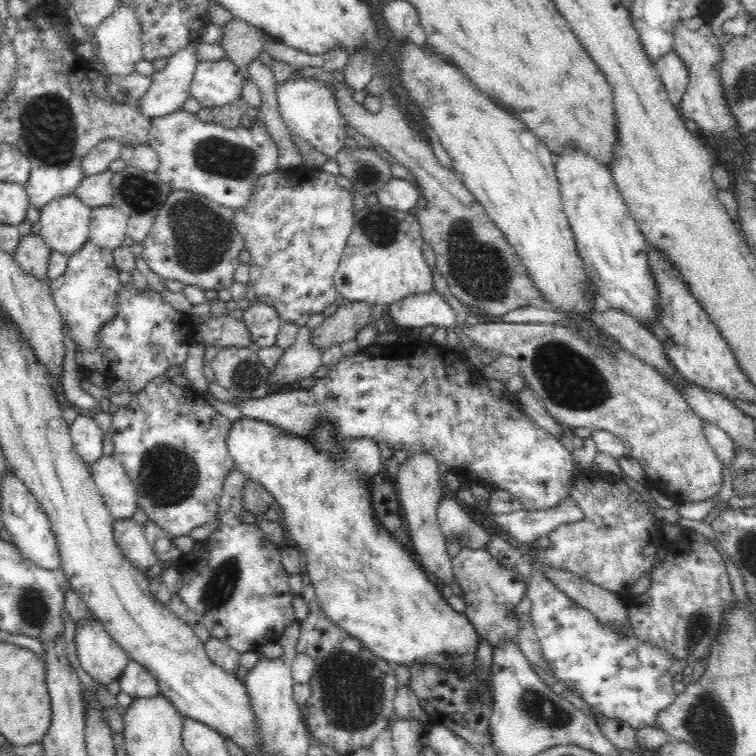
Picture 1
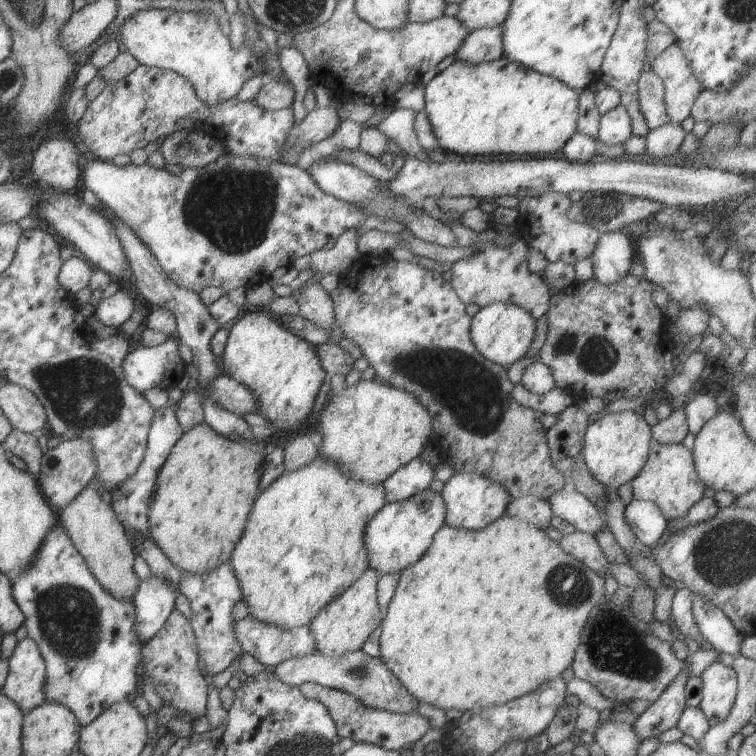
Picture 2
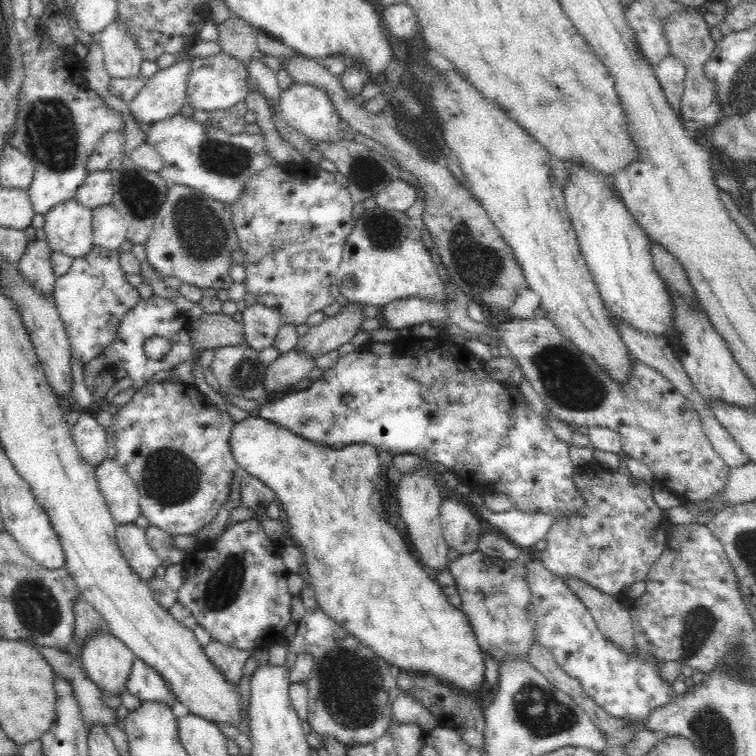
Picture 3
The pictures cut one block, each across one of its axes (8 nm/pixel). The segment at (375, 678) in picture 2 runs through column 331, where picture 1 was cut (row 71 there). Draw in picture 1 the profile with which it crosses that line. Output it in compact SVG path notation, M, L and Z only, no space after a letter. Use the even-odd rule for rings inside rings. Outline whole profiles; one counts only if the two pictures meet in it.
M673 51L662 54L654 63L666 89L668 98L678 108L689 84L689 74L684 61Z

